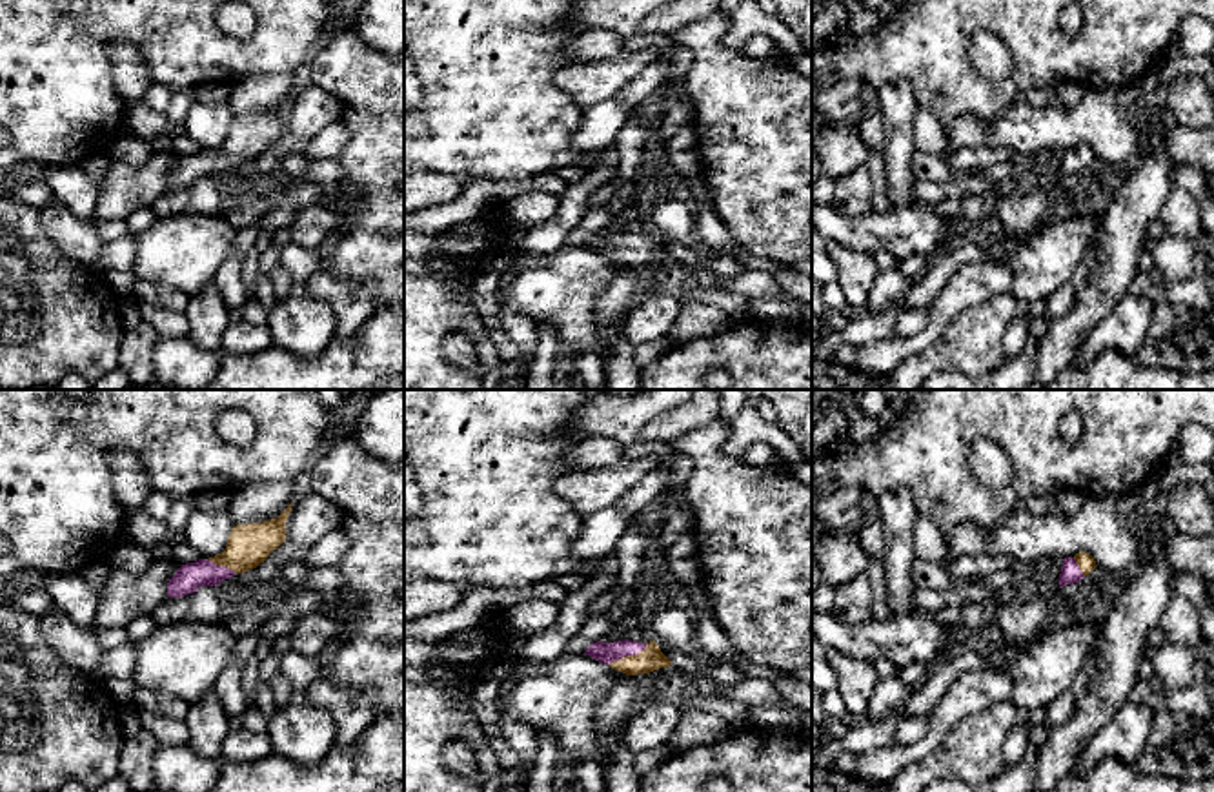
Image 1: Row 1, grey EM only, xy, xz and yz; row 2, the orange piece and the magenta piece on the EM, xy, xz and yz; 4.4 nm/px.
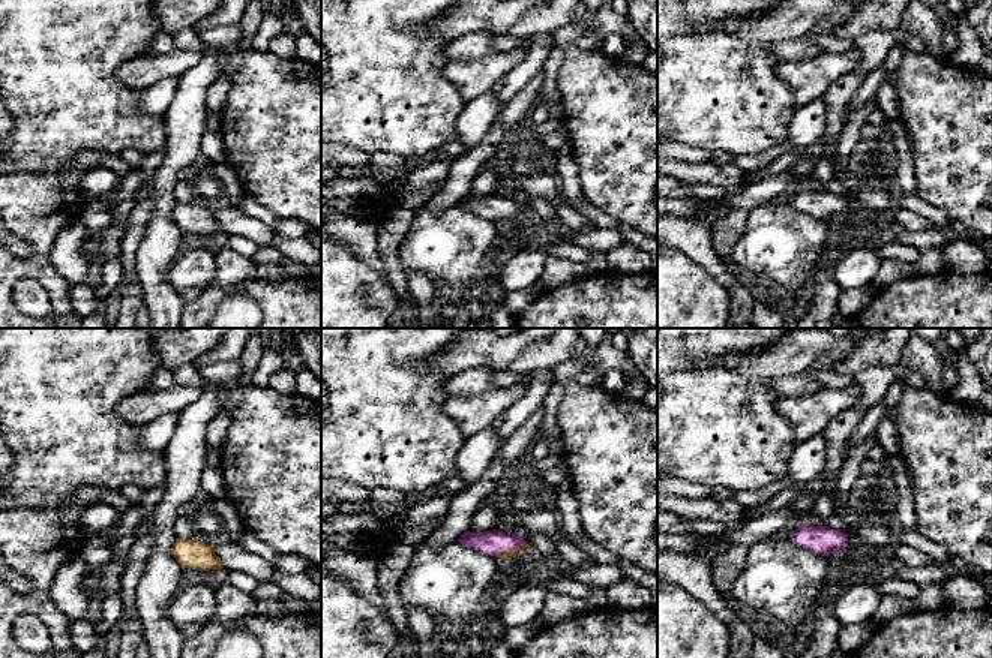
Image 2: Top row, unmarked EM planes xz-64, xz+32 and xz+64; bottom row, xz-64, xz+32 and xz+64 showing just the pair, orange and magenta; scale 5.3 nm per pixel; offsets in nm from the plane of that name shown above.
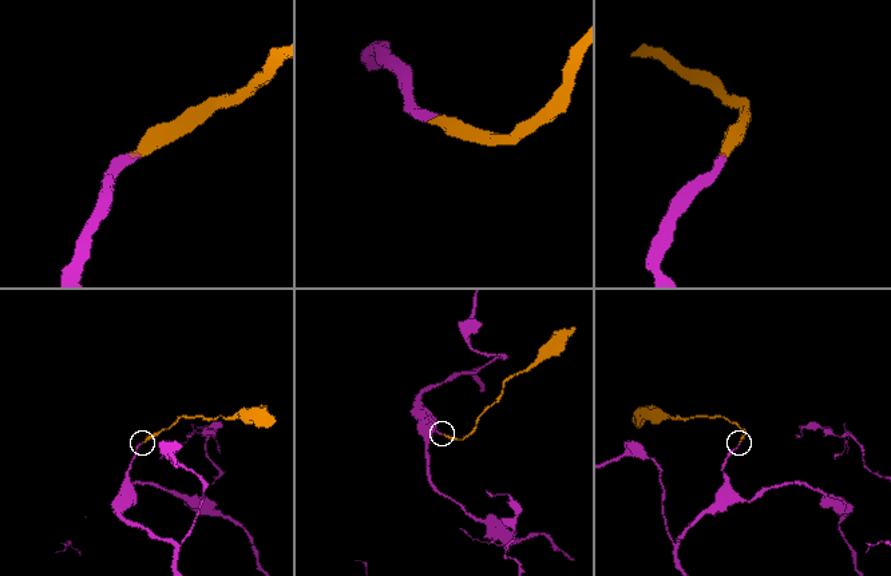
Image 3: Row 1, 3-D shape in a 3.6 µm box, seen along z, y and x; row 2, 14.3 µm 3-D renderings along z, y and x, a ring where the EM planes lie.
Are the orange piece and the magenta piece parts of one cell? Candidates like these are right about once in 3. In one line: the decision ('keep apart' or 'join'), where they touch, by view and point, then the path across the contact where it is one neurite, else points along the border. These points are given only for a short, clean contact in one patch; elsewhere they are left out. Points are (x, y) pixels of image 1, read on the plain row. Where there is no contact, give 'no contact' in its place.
join | xz (628, 248) | across xz (650, 250), (628, 248), (605, 244)

